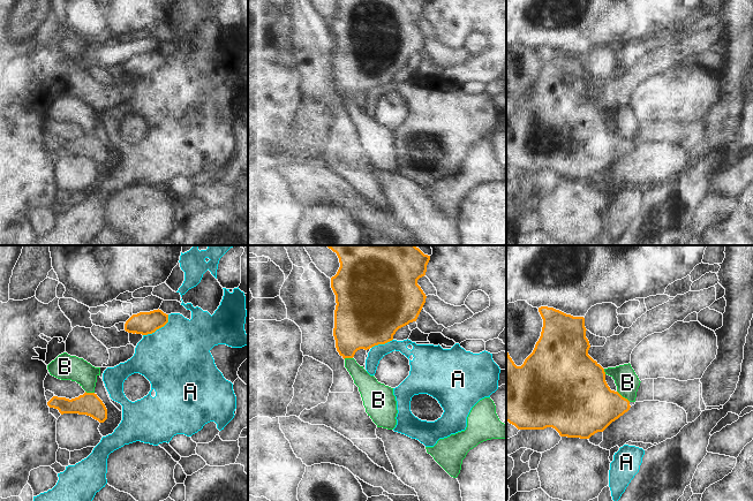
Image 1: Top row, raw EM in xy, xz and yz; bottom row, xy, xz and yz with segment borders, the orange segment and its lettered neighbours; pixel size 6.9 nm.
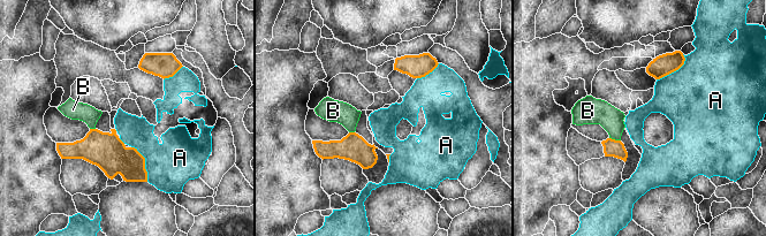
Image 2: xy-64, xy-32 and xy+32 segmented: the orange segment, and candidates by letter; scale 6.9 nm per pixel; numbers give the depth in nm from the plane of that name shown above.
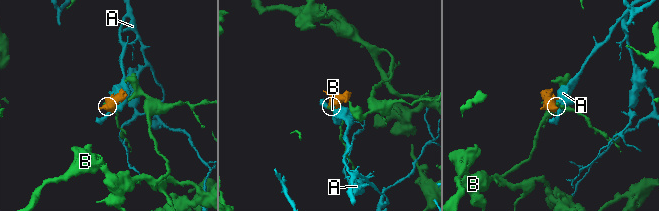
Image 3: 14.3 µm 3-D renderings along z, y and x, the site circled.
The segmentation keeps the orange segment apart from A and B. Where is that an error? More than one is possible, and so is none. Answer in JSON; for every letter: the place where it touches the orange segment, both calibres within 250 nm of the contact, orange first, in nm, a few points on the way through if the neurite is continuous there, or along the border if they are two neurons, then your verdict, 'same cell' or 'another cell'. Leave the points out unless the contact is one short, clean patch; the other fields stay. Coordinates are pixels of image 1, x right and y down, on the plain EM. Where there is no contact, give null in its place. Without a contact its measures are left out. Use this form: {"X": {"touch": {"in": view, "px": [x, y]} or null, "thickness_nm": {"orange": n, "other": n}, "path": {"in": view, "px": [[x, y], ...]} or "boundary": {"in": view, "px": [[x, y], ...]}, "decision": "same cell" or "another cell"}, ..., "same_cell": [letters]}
{"A": {"touch": {"in": "xy", "px": [158, 70]}, "thickness_nm": {"orange": 160, "other": 480}, "decision": "another cell"}, "B": {"touch": {"in": "yz", "px": [624, 139]}, "thickness_nm": {"orange": 380, "other": 160}, "boundary": {"in": "yz", "px": [[617, 133], [630, 143]]}, "decision": "another cell"}, "same_cell": []}

